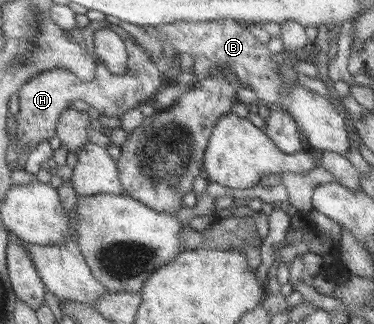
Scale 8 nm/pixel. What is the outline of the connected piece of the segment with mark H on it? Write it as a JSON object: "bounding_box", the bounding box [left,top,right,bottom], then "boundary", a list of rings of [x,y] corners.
{"bounding_box":[16,18,163,153],"boundary":[[[107,18],[101,21],[92,20],[86,27],[74,29],[71,32],[71,39],[75,39],[77,44],[81,43],[88,51],[94,52],[95,33],[98,29],[112,29],[121,35],[125,41],[129,57],[126,70],[122,74],[116,75],[106,67],[102,60],[99,60],[99,66],[96,67],[96,77],[92,80],[81,80],[72,71],[56,67],[44,71],[38,77],[32,78],[30,82],[21,86],[18,93],[19,112],[16,115],[16,137],[24,152],[29,153],[40,143],[49,141],[56,136],[58,117],[62,115],[64,109],[70,109],[70,105],[74,101],[84,101],[101,115],[120,119],[127,111],[152,101],[158,94],[156,91],[163,86],[163,73],[151,61],[150,53],[142,48],[136,39],[126,35],[120,25],[109,23]]]}

